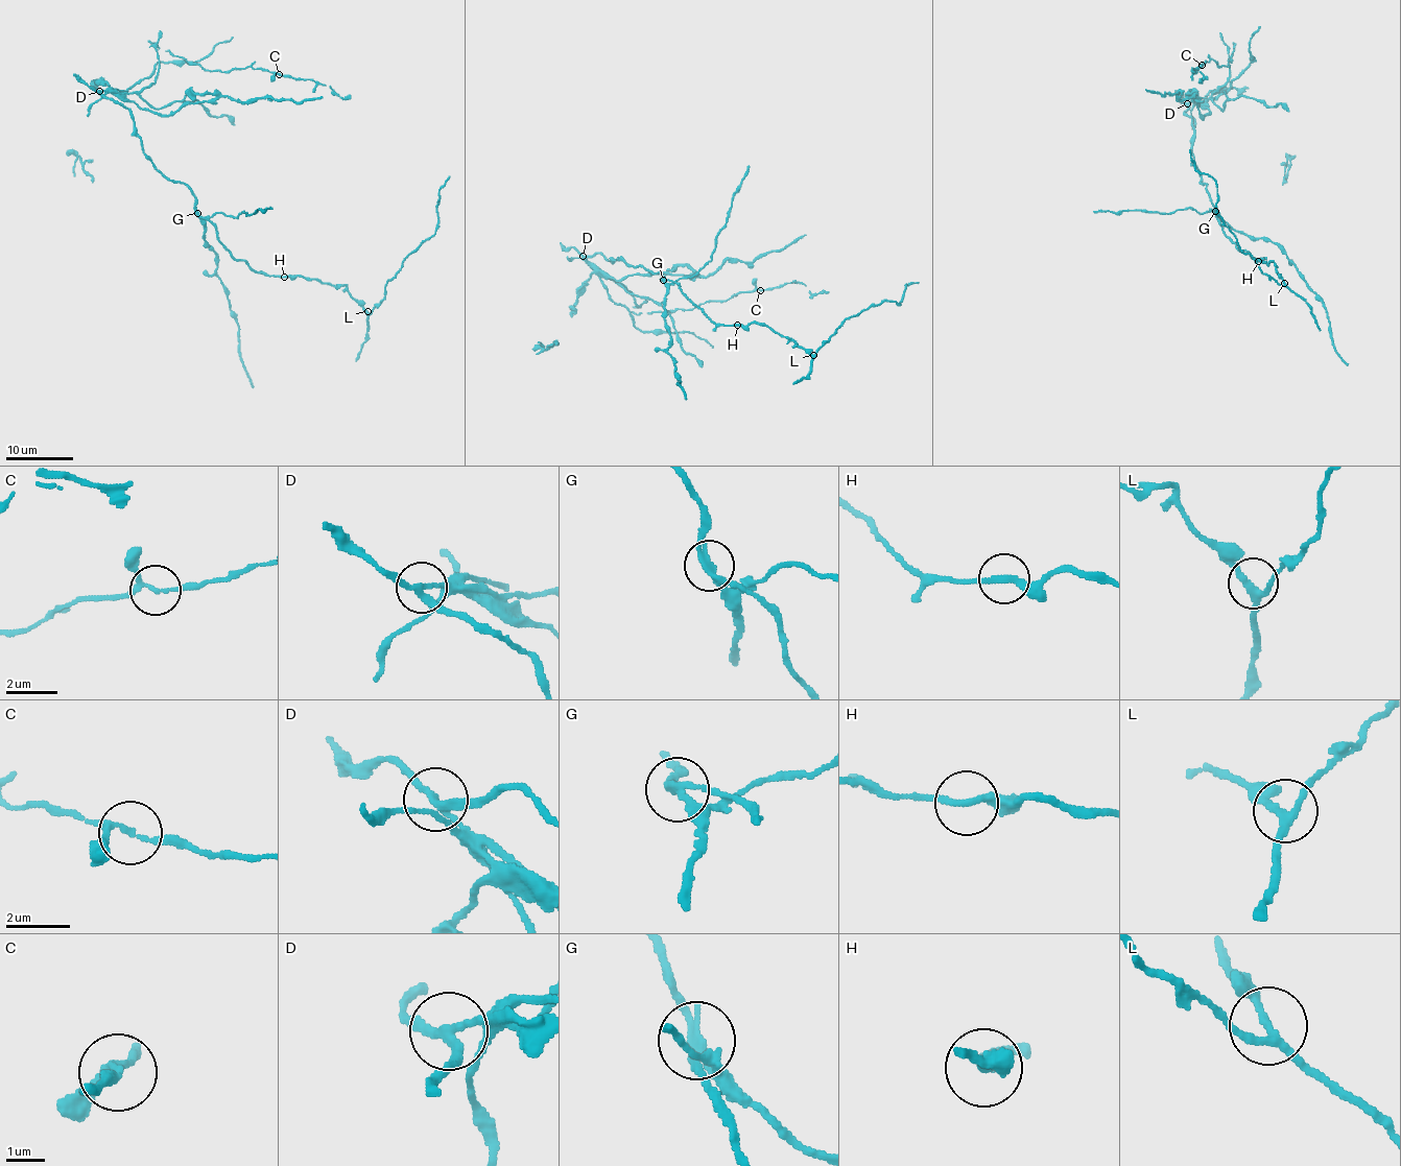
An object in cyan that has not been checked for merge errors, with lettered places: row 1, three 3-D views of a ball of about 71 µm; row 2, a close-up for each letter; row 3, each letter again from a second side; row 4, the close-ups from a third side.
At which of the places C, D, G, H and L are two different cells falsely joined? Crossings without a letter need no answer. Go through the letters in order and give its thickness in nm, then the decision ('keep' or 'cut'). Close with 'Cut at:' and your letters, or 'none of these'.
C: calibre 130 nm; keep
D: calibre 200 nm; cut
G: calibre 200 nm; cut
H: calibre 220 nm; keep
L: calibre 200 nm; keep
Cut at: D, G

